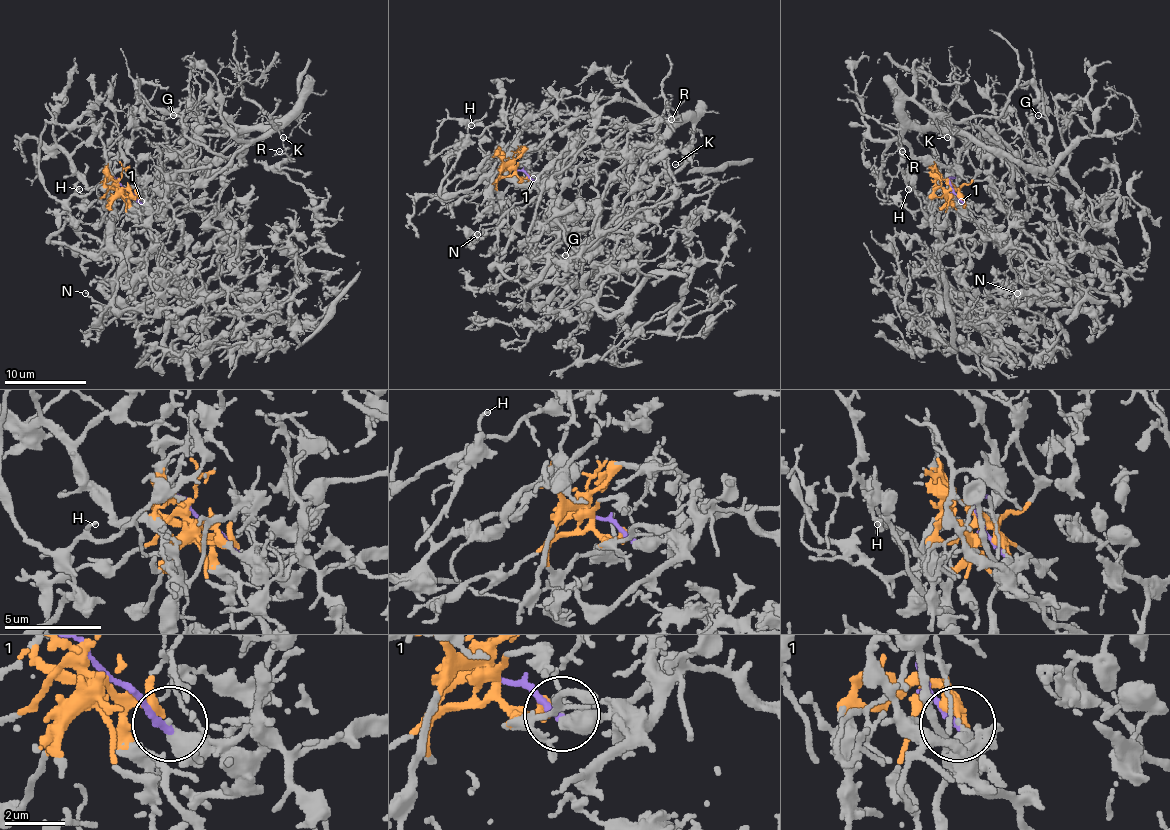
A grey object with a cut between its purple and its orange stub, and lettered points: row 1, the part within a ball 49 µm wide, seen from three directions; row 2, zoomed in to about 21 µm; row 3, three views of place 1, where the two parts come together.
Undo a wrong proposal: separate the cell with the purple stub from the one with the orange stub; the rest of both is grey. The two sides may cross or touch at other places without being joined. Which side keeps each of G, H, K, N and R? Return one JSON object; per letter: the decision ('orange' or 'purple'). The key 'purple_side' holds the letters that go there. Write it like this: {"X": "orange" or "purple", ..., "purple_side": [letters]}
{"G": "orange", "H": "orange", "K": "purple", "N": "orange", "R": "purple", "purple_side": ["K", "R"]}

